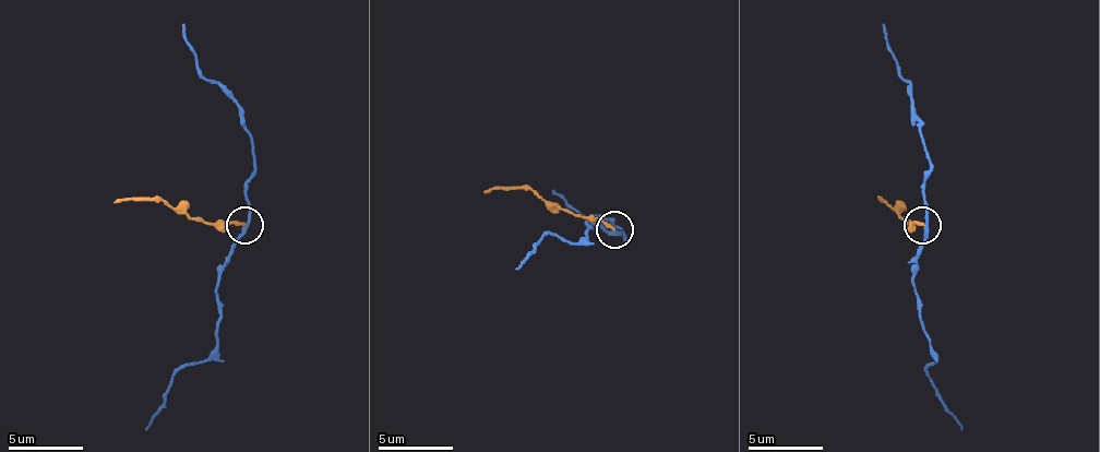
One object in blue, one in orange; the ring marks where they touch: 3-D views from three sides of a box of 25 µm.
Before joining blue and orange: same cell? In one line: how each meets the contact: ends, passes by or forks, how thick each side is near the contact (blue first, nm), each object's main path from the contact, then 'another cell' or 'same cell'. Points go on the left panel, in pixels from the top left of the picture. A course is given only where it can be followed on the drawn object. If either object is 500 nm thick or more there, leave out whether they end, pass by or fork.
blue passes by; orange ends there; 240 nm thick on the blue side, 200 nm on the other; blue runs (243, 224), (239, 242), (220, 272), (217, 347), (202, 361), (176, 372), (165, 406), (146, 429); orange runs (243, 224), (202, 224), (176, 213), (162, 198), (112, 201); another cell

